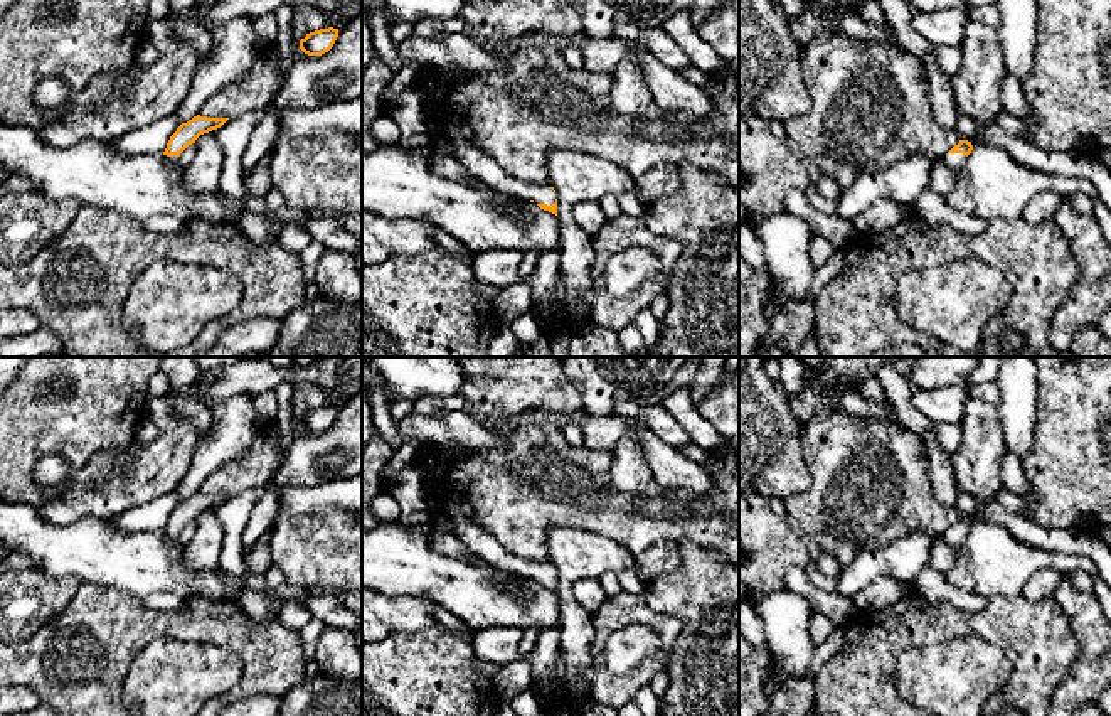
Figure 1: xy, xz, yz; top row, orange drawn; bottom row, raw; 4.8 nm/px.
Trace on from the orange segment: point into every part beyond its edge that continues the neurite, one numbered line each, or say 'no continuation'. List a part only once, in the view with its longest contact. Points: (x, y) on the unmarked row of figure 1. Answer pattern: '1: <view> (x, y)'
1: xz (478, 541)

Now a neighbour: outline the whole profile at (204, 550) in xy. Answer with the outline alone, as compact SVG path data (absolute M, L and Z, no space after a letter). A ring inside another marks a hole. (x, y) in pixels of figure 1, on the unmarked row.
M210 510L200 512L195 522L197 532L185 546L183 561L194 569L205 571L219 564L224 529Z

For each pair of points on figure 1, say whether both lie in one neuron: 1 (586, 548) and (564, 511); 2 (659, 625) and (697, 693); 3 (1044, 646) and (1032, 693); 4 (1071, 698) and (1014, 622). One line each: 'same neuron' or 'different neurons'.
1: different neurons
2: different neurons
3: same neuron
4: different neurons

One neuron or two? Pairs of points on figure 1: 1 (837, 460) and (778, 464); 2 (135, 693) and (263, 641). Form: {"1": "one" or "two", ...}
{"1": "two", "2": "two"}

